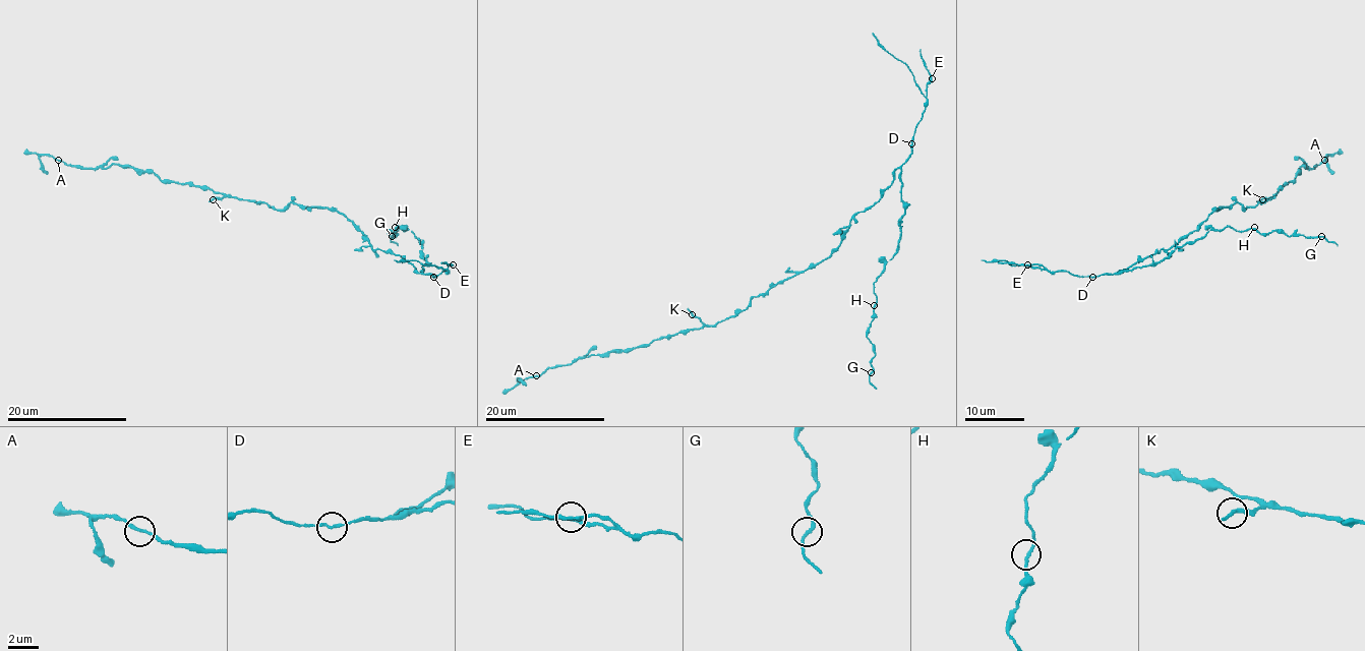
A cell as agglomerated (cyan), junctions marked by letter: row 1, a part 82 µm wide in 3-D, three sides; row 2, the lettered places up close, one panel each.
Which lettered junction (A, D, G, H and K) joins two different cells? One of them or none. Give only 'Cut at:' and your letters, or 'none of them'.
Cut at: D

